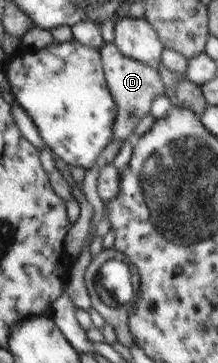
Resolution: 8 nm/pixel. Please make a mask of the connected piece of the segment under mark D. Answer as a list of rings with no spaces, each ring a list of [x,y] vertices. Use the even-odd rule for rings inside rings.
[[[105,42],[99,51],[108,88],[118,107],[112,136],[114,140],[123,142],[126,138],[133,138],[132,132],[136,128],[138,120],[144,118],[148,113],[150,114],[150,104],[154,97],[158,94],[165,95],[166,84],[158,69],[124,56],[113,42]]]

